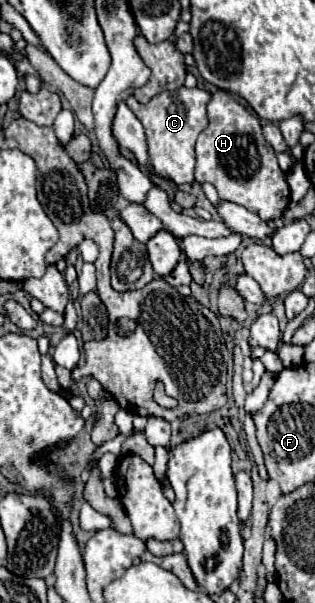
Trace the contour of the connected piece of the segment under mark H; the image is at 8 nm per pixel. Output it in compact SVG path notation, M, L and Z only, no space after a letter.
M217 90L207 106L209 126L197 140L197 168L195 180L211 182L221 200L229 200L245 206L265 222L279 220L289 204L289 186L285 174L277 164L275 150L265 142L261 134L259 116L239 104L229 92Z

